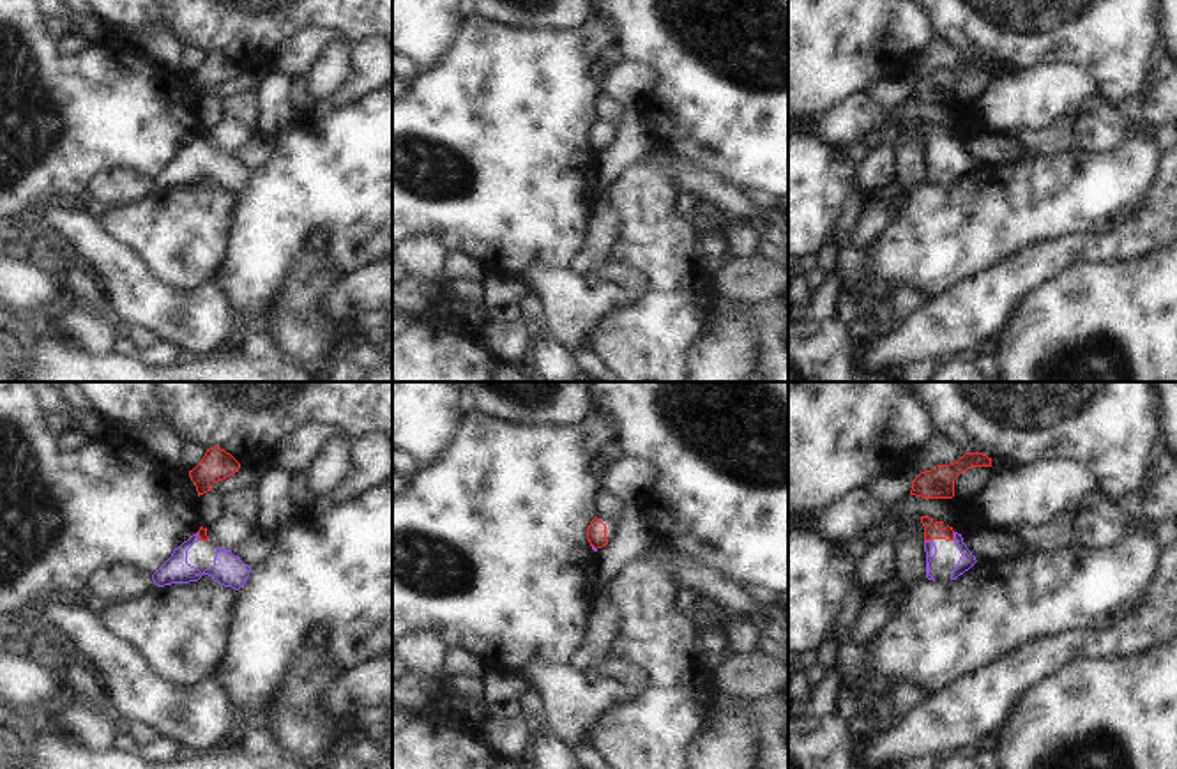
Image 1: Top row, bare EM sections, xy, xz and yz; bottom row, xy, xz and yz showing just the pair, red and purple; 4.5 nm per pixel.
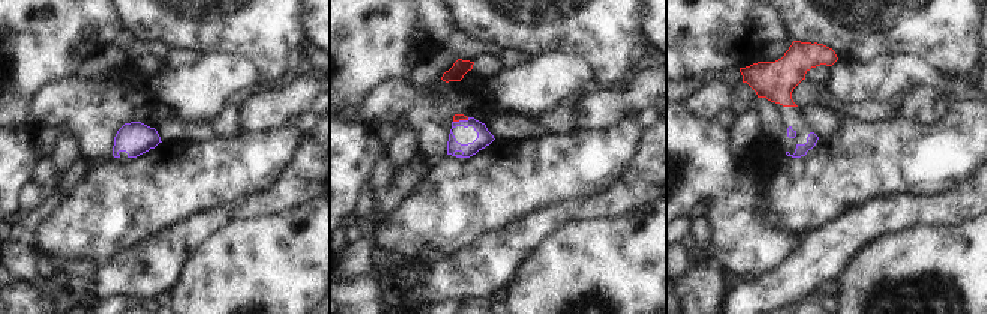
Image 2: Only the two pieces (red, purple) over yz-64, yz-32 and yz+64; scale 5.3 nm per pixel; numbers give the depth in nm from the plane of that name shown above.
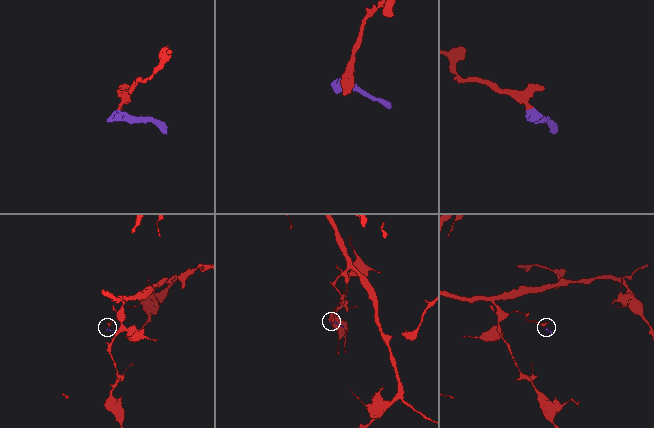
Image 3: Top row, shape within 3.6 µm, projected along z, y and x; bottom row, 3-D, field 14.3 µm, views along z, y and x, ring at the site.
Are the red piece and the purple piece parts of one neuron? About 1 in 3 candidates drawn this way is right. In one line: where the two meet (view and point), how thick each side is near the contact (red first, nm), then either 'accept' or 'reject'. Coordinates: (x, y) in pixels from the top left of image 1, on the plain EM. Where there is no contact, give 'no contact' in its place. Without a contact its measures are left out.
yz (953, 140) | 80/70 nm | accept

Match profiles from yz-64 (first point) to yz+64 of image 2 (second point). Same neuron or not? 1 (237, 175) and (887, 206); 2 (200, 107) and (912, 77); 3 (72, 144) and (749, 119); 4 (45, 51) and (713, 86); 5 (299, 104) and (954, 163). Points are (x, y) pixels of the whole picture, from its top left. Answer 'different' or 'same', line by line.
1: different
2: same
3: same
4: different
5: different

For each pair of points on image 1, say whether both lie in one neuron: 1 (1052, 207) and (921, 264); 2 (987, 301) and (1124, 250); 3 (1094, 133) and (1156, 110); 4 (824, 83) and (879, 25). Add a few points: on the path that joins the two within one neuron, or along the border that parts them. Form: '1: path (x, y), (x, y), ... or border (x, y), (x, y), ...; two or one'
1: path (1020, 209), (997, 209), (978, 223), (953, 232); one
2: path (1020, 273), (1070, 250), (1091, 250); one
3: path (1110, 126), (1128, 119), (1140, 119); one
4: path (835, 69), (865, 39); one

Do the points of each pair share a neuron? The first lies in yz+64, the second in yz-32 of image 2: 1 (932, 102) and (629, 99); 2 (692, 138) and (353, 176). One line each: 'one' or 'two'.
1: one
2: one

